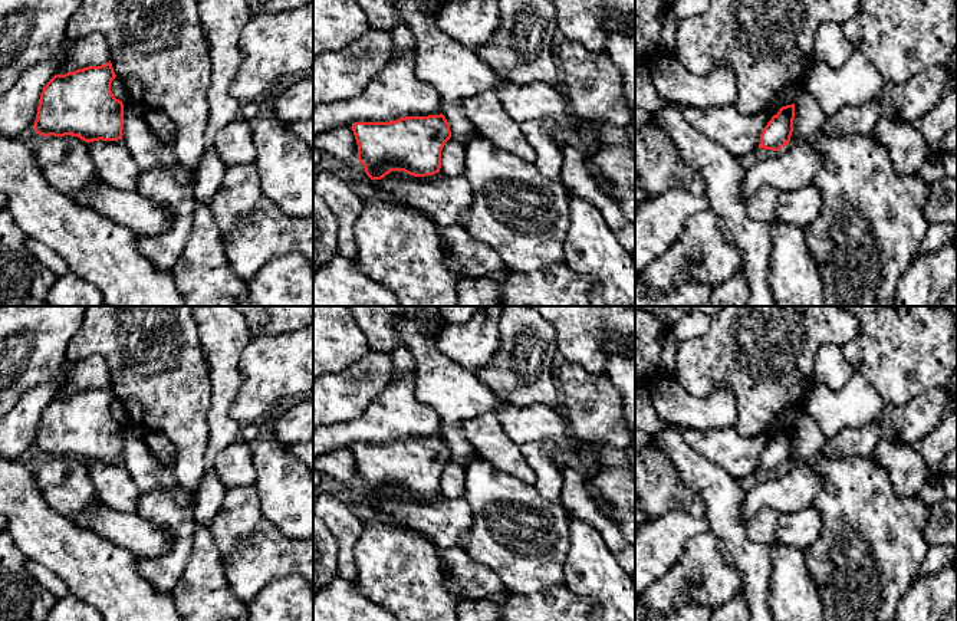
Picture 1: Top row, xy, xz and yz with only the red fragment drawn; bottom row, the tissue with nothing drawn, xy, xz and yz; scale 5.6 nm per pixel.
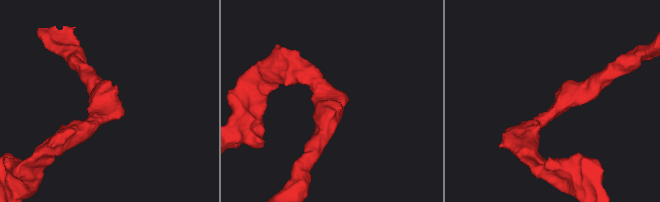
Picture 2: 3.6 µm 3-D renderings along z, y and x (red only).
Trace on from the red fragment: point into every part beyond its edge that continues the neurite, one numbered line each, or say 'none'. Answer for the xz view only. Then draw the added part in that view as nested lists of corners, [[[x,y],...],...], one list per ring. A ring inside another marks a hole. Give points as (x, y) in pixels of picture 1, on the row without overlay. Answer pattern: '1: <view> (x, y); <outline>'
none

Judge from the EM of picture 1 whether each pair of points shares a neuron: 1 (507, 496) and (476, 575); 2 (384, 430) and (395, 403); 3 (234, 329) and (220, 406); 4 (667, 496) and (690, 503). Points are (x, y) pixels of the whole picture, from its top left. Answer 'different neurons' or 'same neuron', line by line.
1: different neurons
2: same neuron
3: same neuron
4: same neuron

